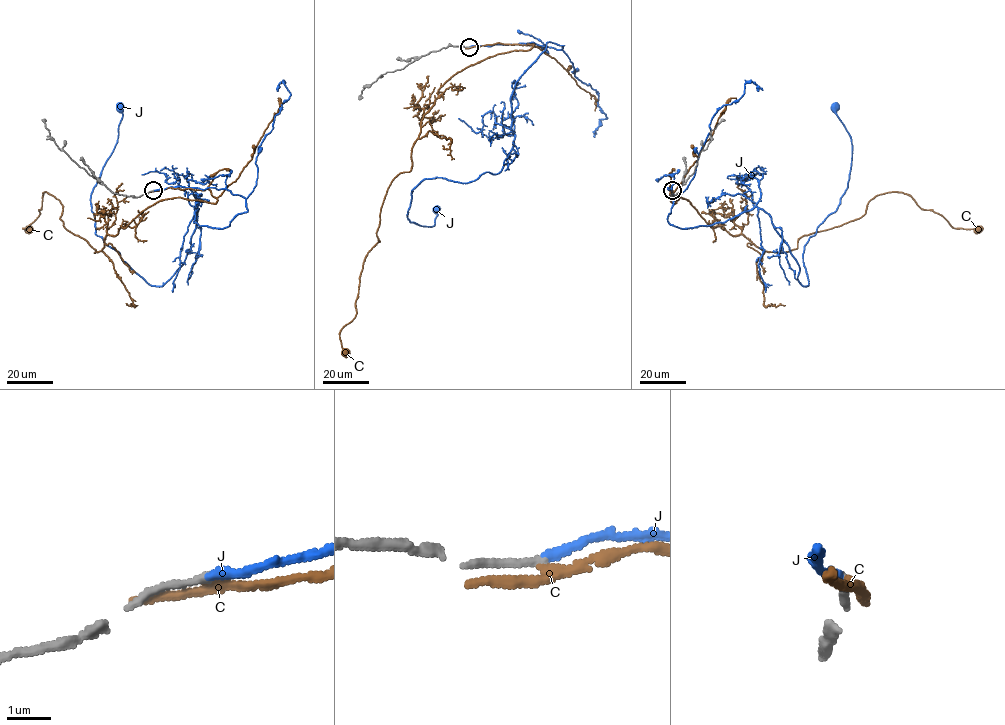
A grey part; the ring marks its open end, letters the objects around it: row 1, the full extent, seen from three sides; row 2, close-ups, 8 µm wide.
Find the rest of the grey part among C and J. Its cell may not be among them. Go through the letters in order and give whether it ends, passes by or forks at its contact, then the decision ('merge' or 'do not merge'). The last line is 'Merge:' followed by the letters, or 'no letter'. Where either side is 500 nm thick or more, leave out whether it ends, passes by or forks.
C: it passes by; do not merge
J: it ends there; merge
Merge: J

